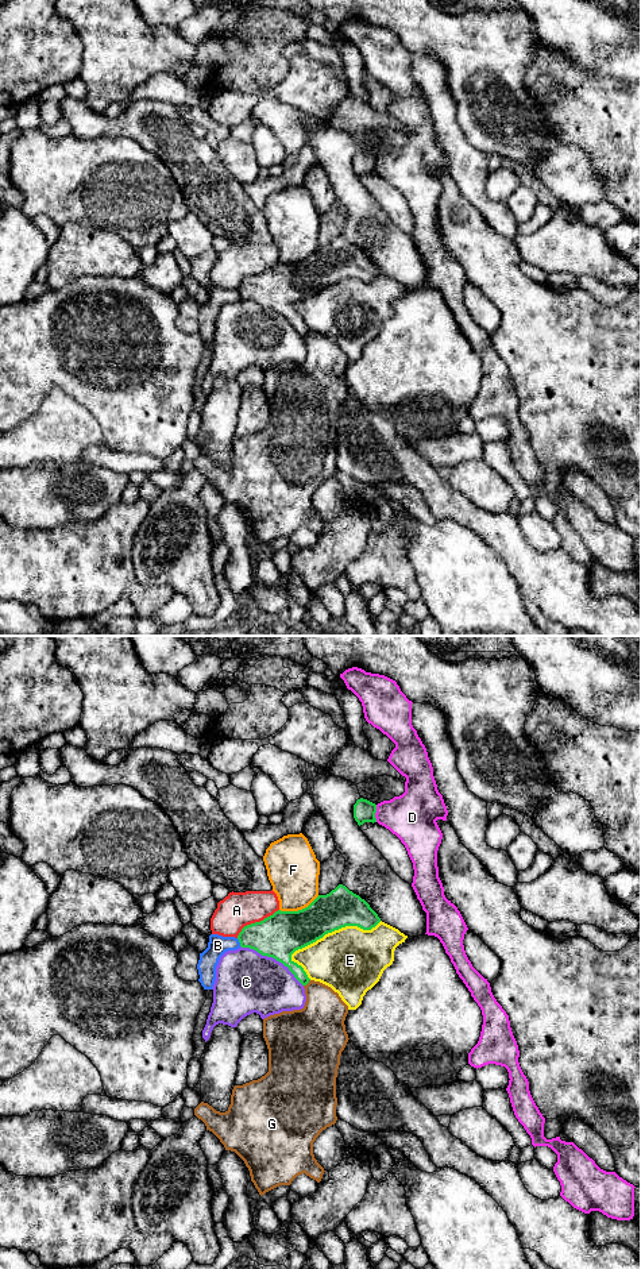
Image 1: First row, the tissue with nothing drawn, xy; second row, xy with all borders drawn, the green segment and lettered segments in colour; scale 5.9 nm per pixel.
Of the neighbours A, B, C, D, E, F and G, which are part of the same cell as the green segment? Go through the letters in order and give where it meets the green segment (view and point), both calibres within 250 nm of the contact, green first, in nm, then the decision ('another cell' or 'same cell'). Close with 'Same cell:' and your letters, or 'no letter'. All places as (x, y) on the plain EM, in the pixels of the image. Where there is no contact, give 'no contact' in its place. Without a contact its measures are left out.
A: xy (255, 274) | 260/200 nm | another cell
B: xy (239, 293) | 260/120 nm | another cell
C: xy (273, 309) | 260/360 nm | another cell
D: xy (375, 164) | 130/300 nm | another cell
E: xy (333, 282) | 240/400 nm | another cell
F: xy (298, 262) | 260/300 nm | another cell
G: xy (307, 335) | 130/280 nm | another cell
Same cell: no letter

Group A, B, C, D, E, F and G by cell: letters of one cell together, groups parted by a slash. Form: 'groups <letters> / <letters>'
groups A / B / C / D / E / F G

